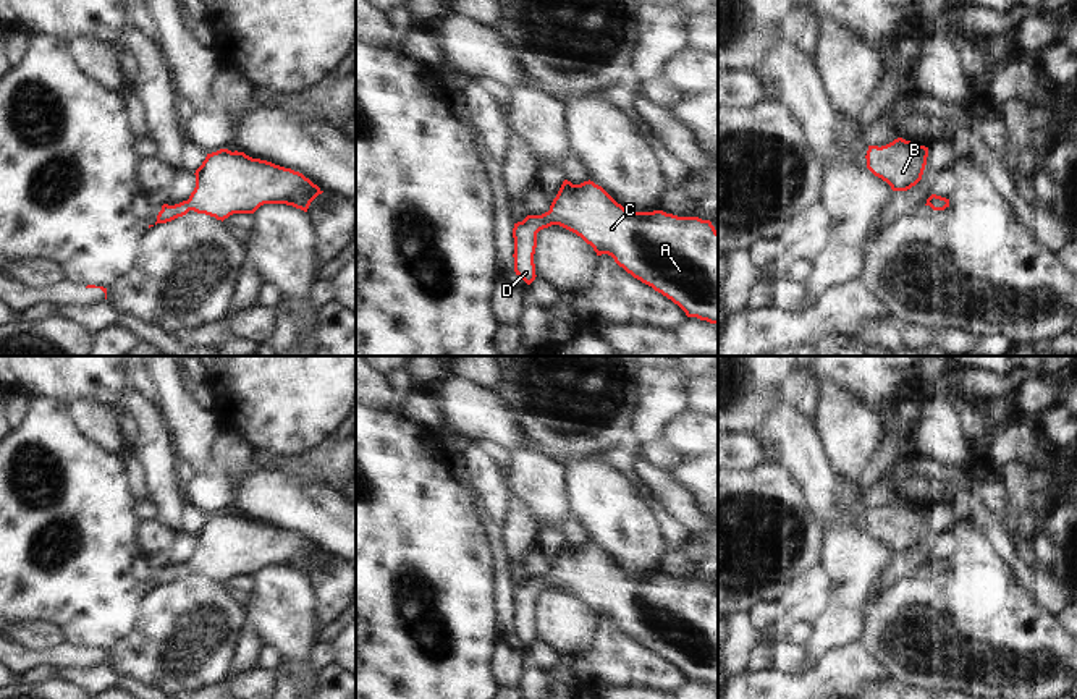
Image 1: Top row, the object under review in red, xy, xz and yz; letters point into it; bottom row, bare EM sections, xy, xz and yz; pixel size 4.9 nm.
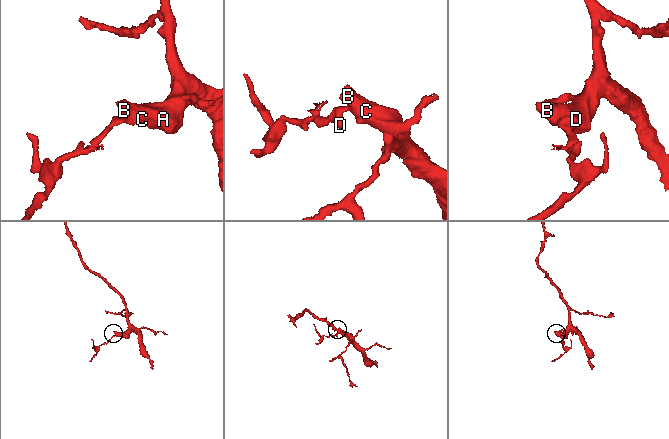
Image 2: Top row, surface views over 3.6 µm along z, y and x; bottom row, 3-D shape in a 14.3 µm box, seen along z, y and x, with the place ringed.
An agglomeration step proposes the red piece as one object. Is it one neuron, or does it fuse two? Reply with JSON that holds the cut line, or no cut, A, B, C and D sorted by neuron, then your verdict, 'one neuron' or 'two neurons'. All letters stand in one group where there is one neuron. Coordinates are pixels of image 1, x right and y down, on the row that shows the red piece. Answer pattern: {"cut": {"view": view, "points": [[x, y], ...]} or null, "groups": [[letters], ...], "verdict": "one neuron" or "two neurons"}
{"cut": null, "groups": [["A", "B", "C", "D"]], "verdict": "one neuron"}

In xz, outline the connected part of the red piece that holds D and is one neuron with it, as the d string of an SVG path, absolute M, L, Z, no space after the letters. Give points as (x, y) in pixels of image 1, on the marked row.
M564 180L548 212L527 215L514 223L514 272L527 285L537 277L537 233L551 225L581 236L597 256L611 256L634 278L678 304L687 317L718 324L718 231L710 220L678 217L663 210L629 212L593 181L572 184Z

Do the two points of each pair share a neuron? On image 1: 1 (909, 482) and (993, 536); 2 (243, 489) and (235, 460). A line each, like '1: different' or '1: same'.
1: same
2: different

